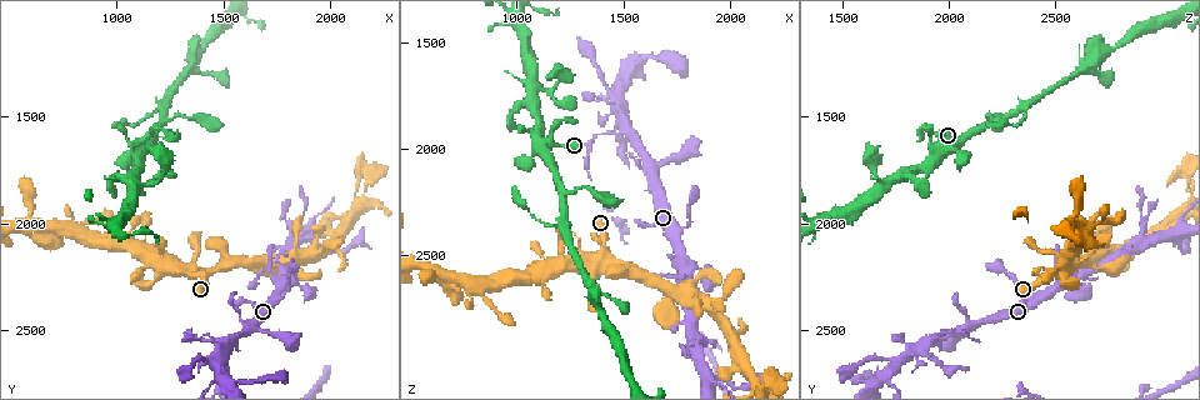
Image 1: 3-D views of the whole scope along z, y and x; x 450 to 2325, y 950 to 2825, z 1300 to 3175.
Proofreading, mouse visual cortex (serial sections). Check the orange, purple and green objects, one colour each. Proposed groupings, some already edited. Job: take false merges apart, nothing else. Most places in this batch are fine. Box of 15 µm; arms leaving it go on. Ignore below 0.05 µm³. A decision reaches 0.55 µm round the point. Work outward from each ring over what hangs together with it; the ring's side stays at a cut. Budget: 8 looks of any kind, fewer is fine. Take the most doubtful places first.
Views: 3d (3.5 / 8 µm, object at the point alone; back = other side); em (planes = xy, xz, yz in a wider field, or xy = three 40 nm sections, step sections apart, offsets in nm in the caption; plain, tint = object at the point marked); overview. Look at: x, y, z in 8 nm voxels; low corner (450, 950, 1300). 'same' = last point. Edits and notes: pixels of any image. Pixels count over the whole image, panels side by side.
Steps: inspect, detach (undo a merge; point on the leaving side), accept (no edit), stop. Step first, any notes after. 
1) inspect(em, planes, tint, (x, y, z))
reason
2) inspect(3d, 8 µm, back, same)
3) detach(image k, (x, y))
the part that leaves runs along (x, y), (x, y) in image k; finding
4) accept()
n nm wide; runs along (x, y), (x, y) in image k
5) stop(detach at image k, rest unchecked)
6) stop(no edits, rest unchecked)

inspect(3d, 3.5 µm, back, (1750, 2190, 2610))
abrupt turn

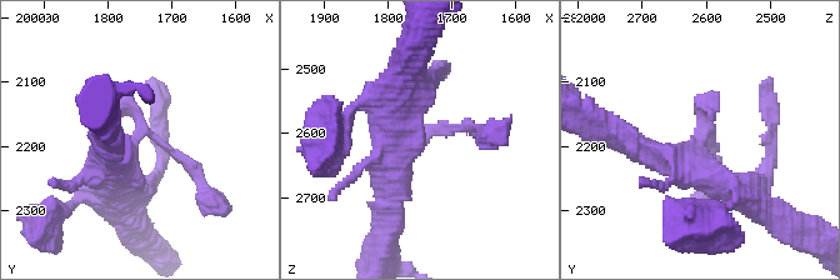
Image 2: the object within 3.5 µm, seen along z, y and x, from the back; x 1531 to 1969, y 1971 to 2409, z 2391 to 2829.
inspect(em, planes, tint, (1750, 2175, 2605))

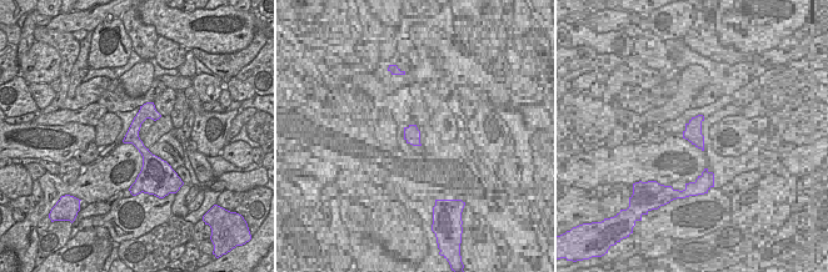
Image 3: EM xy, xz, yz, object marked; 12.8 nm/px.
accept()
170 nm wide; runs along (394, 115), (398, 148), (431, 131), (481, 129) in image 2; continuous, no second cell

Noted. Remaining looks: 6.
inspect(3d, 3.5 µm, back, (1230, 1470, 2340))
sharp bend

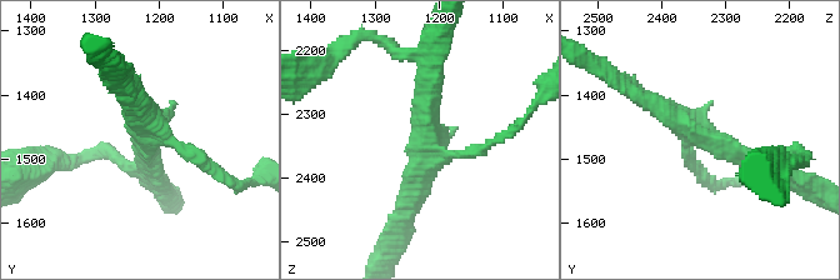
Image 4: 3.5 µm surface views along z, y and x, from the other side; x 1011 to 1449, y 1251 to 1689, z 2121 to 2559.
accept()
runs along (771, 170), (638, 96) in image 4; one cell here

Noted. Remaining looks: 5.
inspect(3d, 8 µm, (2200, 1760, 3070))
sharp bend

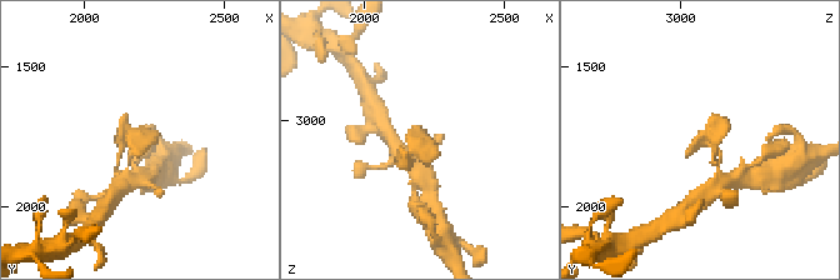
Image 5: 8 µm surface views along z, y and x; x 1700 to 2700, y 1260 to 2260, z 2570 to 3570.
inspect(em, planes, tint, (2200, 1760, 3090))
shape alone is not enough

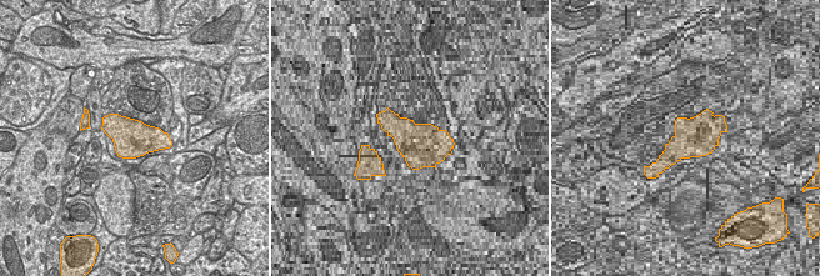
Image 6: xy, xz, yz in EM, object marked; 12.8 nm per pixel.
accept()
runs along (719, 165), (709, 143), (686, 154) in image 5; continuous, no second cell

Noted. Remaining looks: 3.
stop(no edits, rest unchecked)

